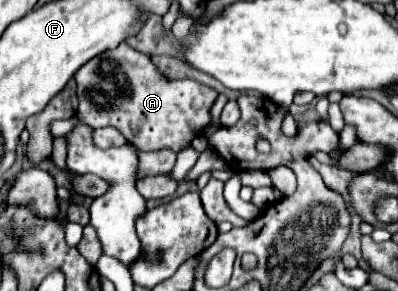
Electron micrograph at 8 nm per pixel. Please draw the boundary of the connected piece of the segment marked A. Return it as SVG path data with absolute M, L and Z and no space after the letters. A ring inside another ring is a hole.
M125 42L81 66L75 80L79 98L77 118L89 128L117 128L143 152L169 148L177 154L189 148L191 140L203 136L203 130L209 126L211 106L219 96L217 90L195 80L165 78L149 56L137 52Z

